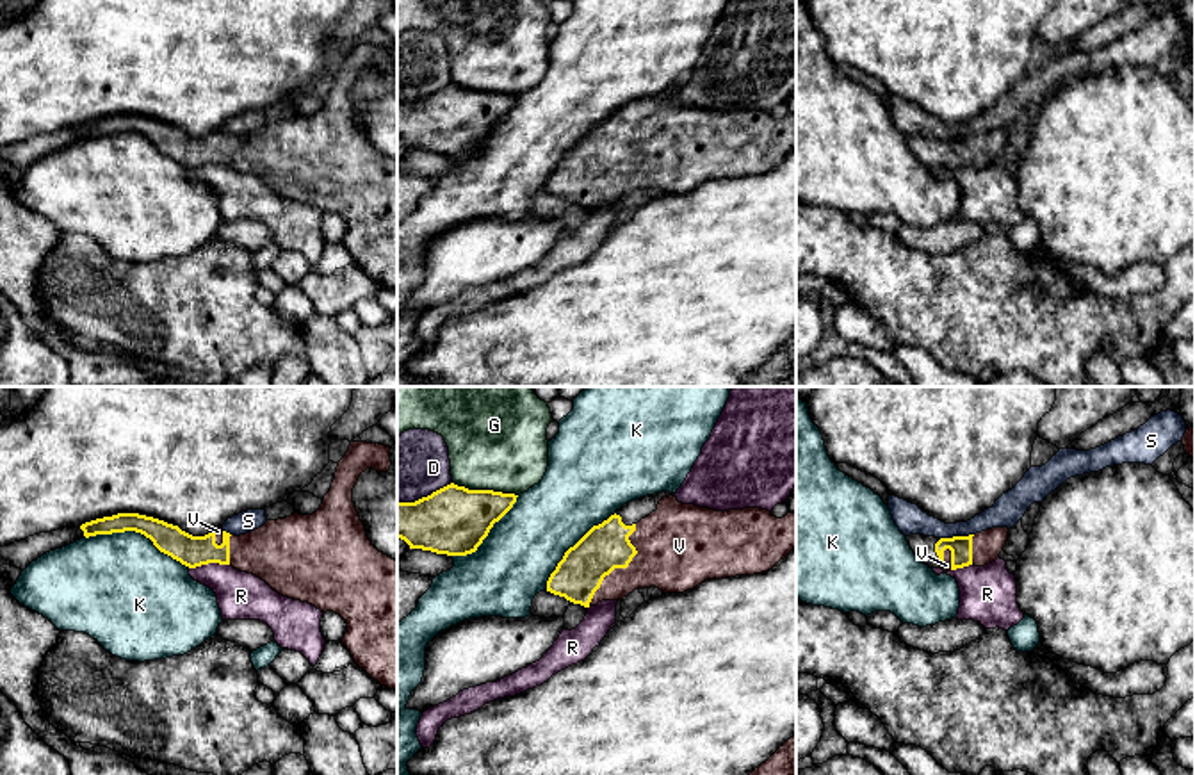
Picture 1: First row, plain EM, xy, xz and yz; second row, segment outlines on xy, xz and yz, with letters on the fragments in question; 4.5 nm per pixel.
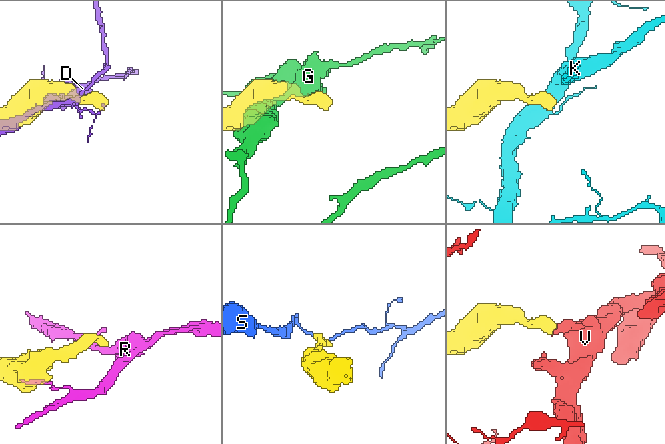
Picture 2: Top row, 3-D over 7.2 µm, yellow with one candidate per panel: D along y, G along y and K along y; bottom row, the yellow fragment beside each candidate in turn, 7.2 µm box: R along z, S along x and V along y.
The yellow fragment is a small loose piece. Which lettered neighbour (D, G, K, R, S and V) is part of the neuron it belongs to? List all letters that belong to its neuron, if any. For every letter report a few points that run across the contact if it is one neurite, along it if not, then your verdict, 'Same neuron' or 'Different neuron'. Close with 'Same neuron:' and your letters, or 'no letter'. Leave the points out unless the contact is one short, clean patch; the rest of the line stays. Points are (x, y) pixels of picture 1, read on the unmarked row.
D: Different neuron
G: Different neuron
K: Different neuron
R: Different neuron
S: Different neuron
V: Line: xz (604, 148), (622, 168), (642, 155), (675, 154). Same neuron
Same neuron: V

